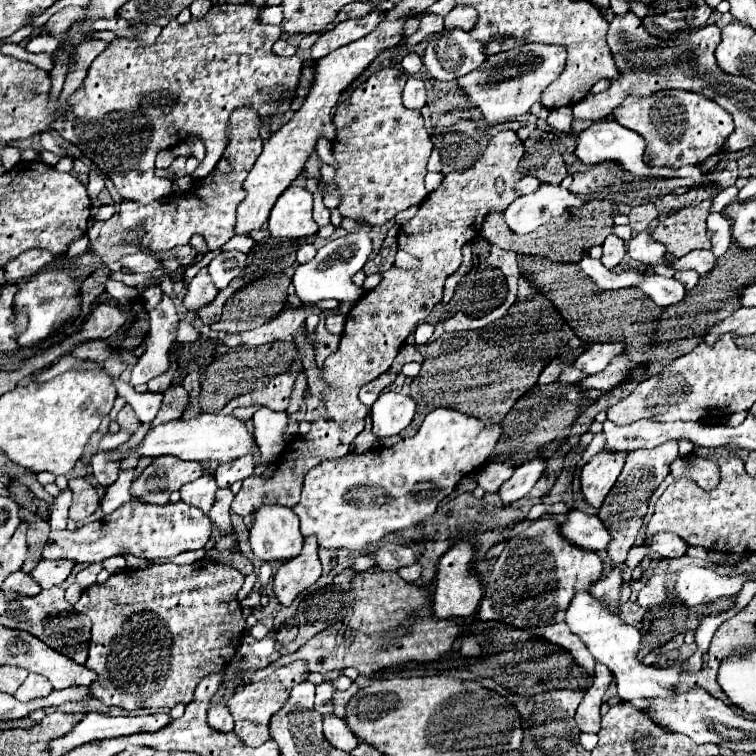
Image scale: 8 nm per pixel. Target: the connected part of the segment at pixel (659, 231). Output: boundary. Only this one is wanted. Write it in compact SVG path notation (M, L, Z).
M710 200L698 206L682 208L666 216L652 232L654 240L662 242L670 254L676 258L688 254L696 248L710 248L710 238L706 230L706 216L710 212Z

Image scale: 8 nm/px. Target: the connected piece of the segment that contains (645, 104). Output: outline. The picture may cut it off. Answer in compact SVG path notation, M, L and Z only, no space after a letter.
M658 90L650 96L626 96L624 102L618 108L614 108L612 116L618 124L638 132L646 140L646 154L652 158L652 166L658 166L658 168L662 166L680 168L686 164L700 164L706 156L722 150L726 136L734 128L732 116L724 112L724 108L720 108L716 102L708 100L706 96L700 96L688 90Z

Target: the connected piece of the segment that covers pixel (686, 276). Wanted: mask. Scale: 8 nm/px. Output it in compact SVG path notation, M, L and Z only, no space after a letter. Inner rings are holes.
M678 270L674 274L676 280L680 280L684 284L686 290L691 290L694 284L697 284L699 281L699 275L694 272L694 270Z

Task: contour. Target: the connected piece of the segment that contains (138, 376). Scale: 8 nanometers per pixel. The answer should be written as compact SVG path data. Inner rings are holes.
M162 294L160 304L150 312L150 332L146 336L146 352L132 368L132 386L148 382L170 370L170 346L176 340L178 312L168 294Z

